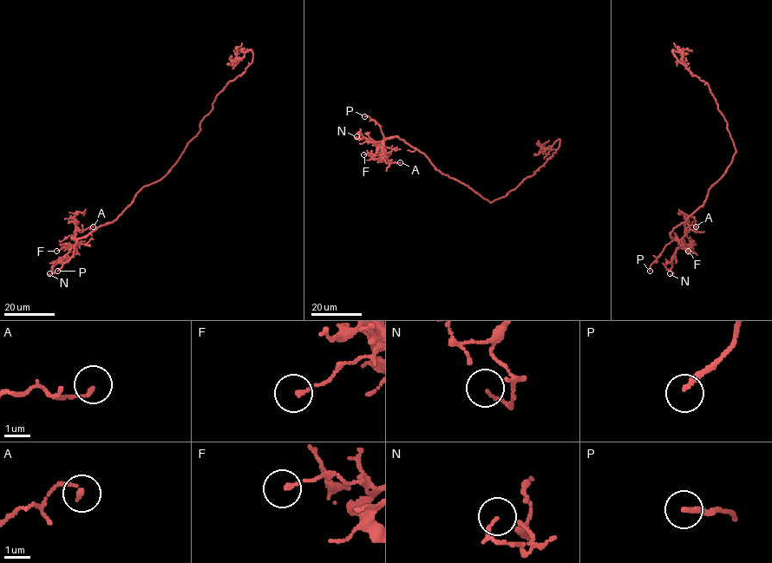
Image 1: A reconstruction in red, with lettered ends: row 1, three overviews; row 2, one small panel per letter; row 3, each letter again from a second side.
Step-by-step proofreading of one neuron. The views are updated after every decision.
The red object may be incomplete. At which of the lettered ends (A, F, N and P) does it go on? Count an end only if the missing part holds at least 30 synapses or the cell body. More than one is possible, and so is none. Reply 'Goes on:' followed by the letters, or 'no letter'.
Goes on: P

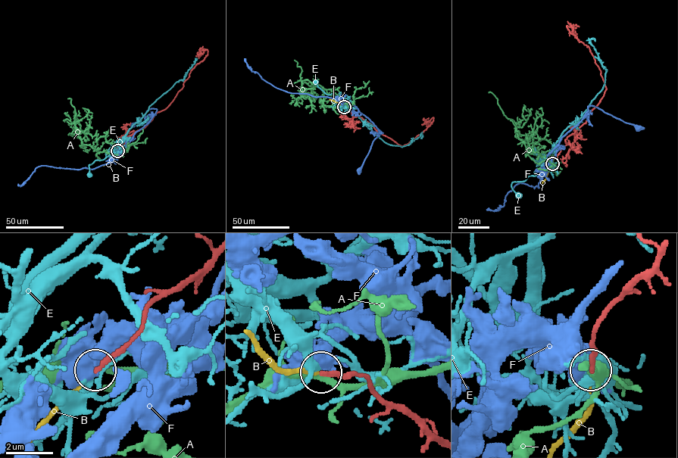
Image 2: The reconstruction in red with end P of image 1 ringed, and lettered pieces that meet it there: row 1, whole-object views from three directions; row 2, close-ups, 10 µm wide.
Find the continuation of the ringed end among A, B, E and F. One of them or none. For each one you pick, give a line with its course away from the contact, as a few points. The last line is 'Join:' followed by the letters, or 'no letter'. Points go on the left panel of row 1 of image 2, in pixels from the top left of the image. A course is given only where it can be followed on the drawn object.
B: it runs (117, 151), (112, 160), (103, 165)
Join: B

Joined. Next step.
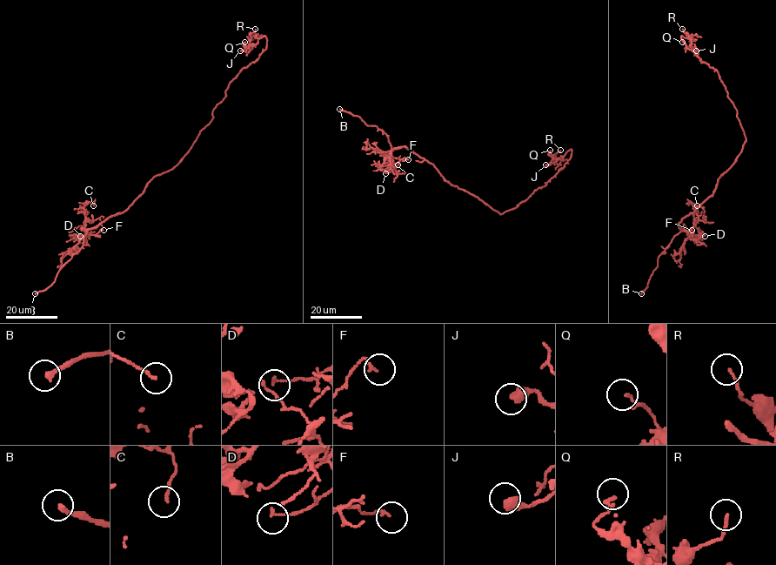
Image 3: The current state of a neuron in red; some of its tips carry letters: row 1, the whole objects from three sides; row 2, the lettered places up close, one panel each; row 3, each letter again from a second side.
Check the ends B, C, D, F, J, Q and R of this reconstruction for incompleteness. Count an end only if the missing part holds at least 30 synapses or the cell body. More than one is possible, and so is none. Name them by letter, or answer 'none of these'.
B

